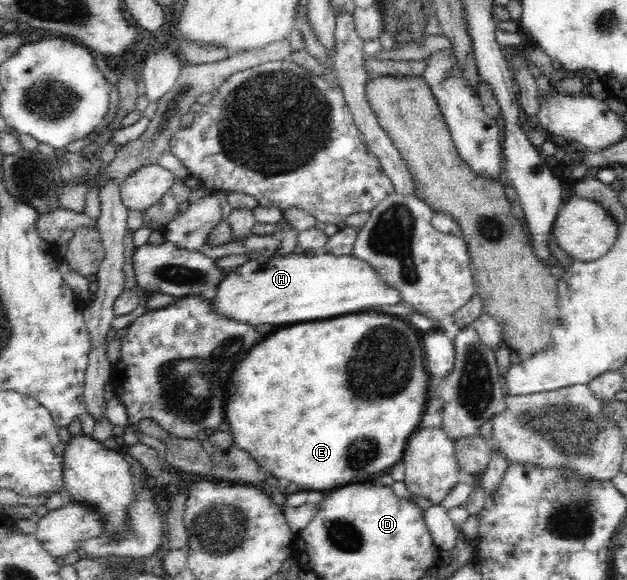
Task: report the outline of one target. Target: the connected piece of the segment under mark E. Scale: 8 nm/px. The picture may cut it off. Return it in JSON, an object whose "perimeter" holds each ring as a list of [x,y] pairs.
{"perimeter":[[[367,311],[367,313],[351,313],[335,319],[323,319],[323,321],[307,321],[307,323],[295,323],[289,327],[281,327],[273,331],[265,341],[251,347],[251,351],[239,361],[239,367],[233,371],[231,379],[235,391],[227,397],[225,403],[225,422],[229,425],[229,433],[232,434],[234,446],[249,454],[254,459],[267,459],[267,463],[261,463],[266,475],[273,475],[281,481],[286,489],[294,488],[297,491],[319,491],[321,493],[331,491],[335,487],[345,487],[351,483],[363,483],[367,480],[377,481],[381,475],[389,473],[397,463],[402,462],[410,438],[418,431],[423,413],[426,411],[427,389],[434,384],[427,367],[425,357],[421,351],[419,333],[403,318],[395,319],[391,314],[381,311]]]}

